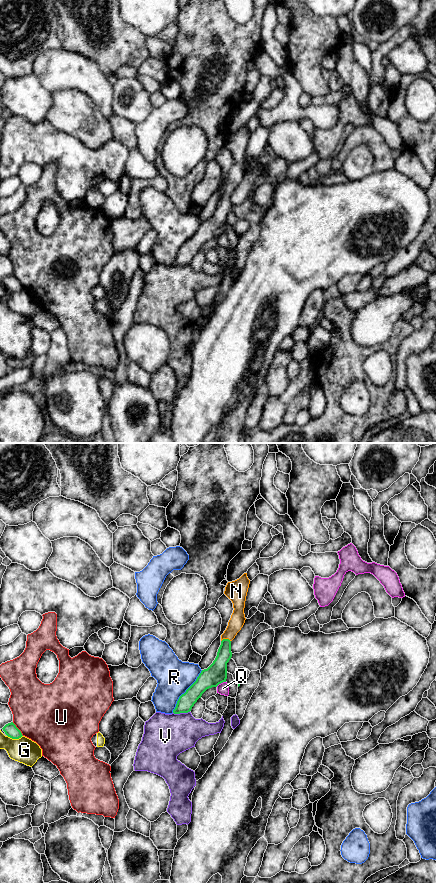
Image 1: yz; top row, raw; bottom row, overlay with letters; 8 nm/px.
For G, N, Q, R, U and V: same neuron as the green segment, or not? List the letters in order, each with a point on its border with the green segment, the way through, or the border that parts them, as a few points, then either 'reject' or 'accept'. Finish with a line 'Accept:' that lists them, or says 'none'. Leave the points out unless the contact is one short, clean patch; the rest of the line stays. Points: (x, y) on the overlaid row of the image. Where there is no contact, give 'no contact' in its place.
G: contact yz (15, 738); reject
N: contact yz (225, 639); way yz (218, 669), (224, 654), (225, 639), (237, 620); accept
Q: contact yz (220, 683); reject
R: contact yz (186, 691); reject
U: contact yz (18, 729); reject
V: contact yz (181, 712); reject
Accept: N

